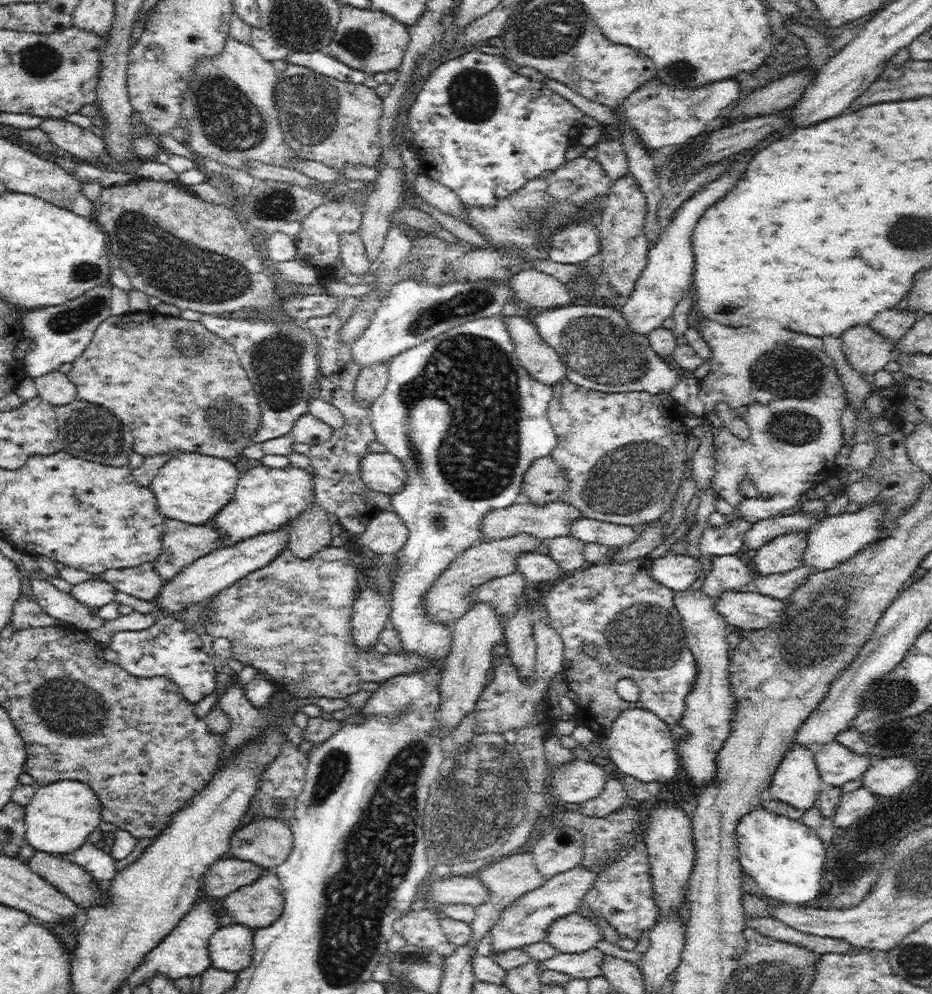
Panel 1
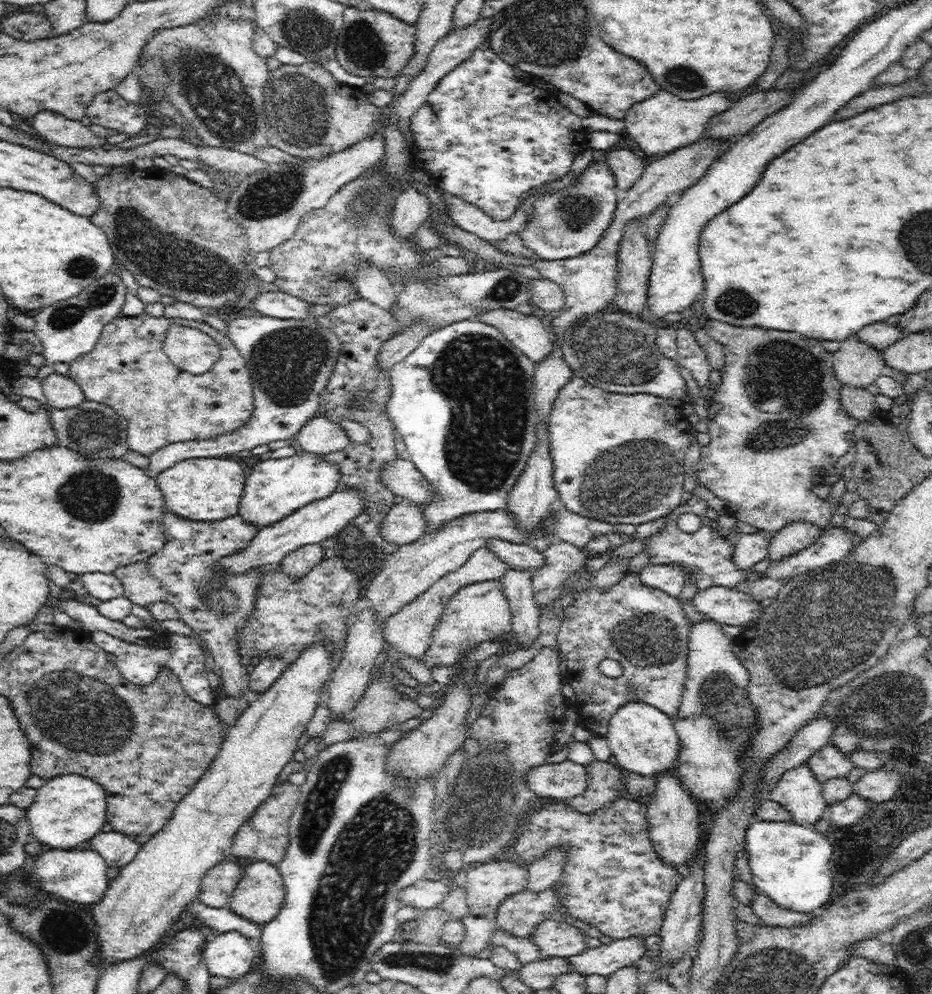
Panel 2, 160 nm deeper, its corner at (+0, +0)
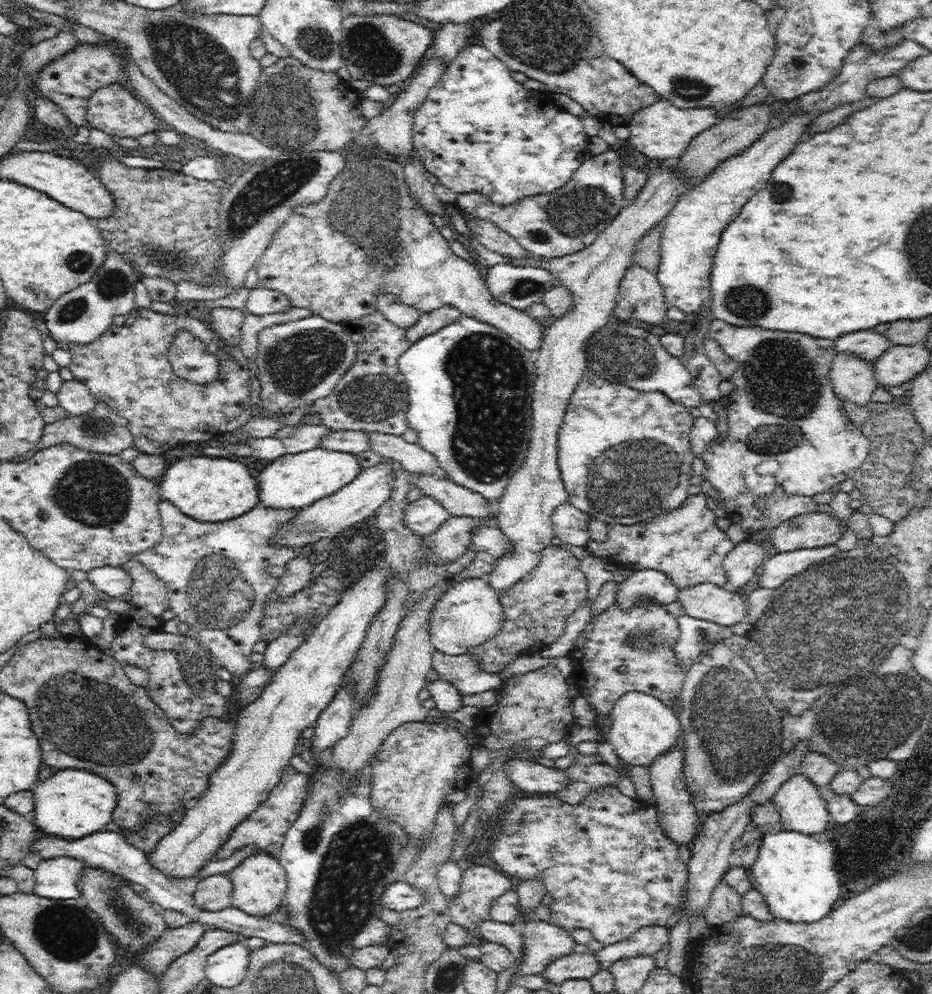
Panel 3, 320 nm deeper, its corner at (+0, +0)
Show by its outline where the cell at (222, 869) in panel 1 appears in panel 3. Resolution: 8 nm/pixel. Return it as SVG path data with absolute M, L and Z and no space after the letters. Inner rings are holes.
M216 874L200 880L194 892L194 903L198 909L209 912L233 908L232 892L230 874Z

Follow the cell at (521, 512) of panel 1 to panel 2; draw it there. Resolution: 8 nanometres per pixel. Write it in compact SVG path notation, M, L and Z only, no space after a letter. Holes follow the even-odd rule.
M506 508L463 514L461 517L453 518L445 522L440 530L434 530L432 534L426 534L419 540L400 547L394 554L385 556L383 567L370 582L364 596L368 598L370 609L375 612L377 621L385 624L390 616L428 590L433 582L460 568L474 550L486 547L491 540L532 544L536 538L548 534L554 536L553 512L550 512L550 516L546 516L546 520L540 525L538 531L522 533L511 512Z

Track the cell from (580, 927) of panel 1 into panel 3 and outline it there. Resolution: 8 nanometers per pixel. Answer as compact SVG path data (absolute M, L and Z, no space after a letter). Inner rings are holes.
M528 921L519 928L524 940L524 956L517 975L544 975L546 966L574 952L576 946L570 932L551 922Z

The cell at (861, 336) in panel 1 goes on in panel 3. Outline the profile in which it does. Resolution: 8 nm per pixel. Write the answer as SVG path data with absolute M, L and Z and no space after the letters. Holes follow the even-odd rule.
M834 352L829 379L840 399L866 406L877 388L874 363L849 352Z

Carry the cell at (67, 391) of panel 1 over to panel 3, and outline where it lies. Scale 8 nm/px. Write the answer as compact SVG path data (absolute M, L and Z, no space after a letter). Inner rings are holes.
M74 378L72 380L64 380L56 394L59 406L74 417L92 413L97 404L86 385Z

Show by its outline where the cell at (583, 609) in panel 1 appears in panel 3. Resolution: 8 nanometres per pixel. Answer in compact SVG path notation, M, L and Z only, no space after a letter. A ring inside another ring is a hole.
M644 600L644 602L632 604L630 610L624 610L614 602L602 614L596 614L590 619L592 622L587 622L567 656L571 661L571 678L574 680L576 689L596 709L594 728L608 732L611 710L615 702L627 692L638 691L651 694L668 706L679 697L685 680L685 672L677 662L674 650L680 634L679 622L663 604L652 604ZM620 666L626 666L626 672L619 672Z

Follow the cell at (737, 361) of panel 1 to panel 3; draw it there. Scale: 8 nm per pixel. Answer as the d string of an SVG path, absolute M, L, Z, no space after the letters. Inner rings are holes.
M713 319L710 322L710 332L707 335L719 342L722 350L734 362L737 362L737 369L731 376L730 381L733 384L731 394L722 398L723 406L728 413L728 426L725 428L727 431L726 438L717 443L711 443L707 449L701 454L704 459L704 485L716 492L717 502L726 508L727 517L734 524L740 524L742 530L748 534L765 529L768 522L768 517L762 516L758 510L756 502L764 497L772 494L776 489L782 490L786 495L804 495L812 497L814 494L826 492L830 488L840 490L840 485L848 479L853 479L857 474L858 468L869 456L869 441L866 436L861 432L861 428L856 427L850 420L848 412L844 409L844 401L836 395L836 391L832 388L832 383L829 379L829 370L832 366L834 358L834 351L823 348L818 345L816 338L808 336L808 334L800 334L800 332L782 332L782 330L764 330L760 326L752 326L752 328L744 328L744 326L734 326L728 324L720 319Z

